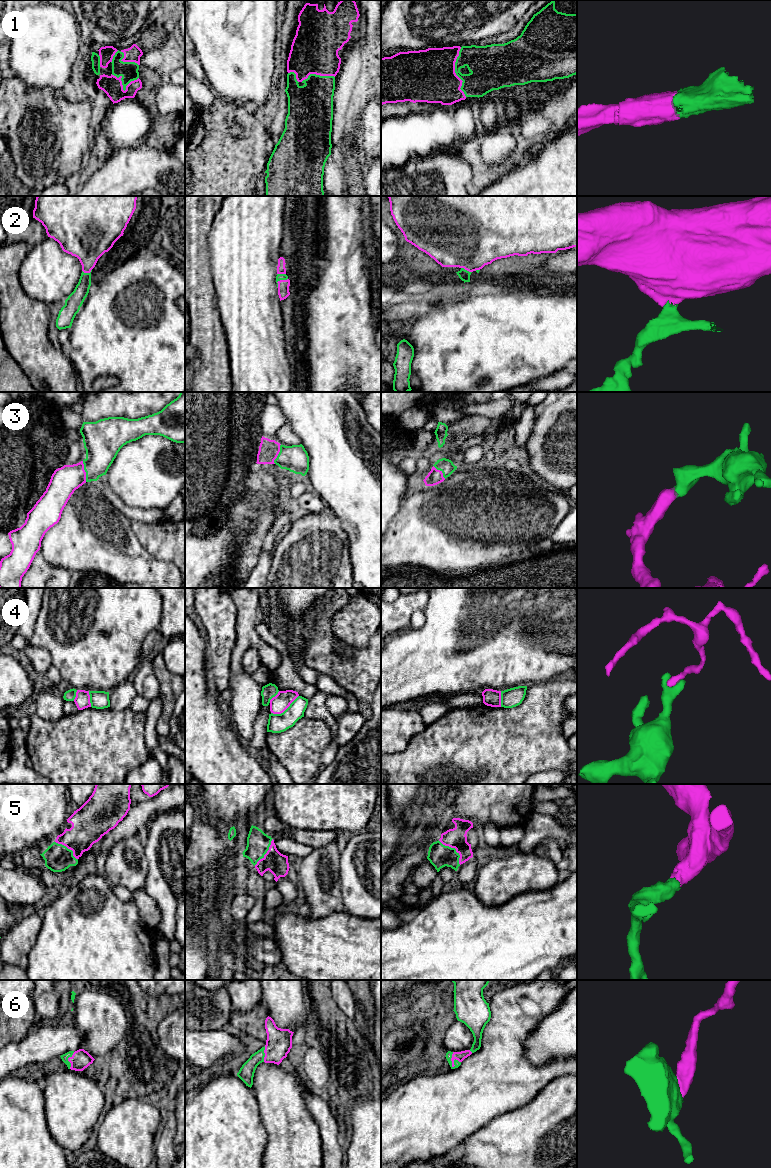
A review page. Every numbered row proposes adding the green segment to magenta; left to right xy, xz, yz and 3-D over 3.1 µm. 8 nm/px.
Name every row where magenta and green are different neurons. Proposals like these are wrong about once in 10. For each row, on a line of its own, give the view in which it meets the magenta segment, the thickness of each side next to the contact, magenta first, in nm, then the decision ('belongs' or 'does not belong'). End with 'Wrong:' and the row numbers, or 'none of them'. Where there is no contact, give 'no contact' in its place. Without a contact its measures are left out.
1: yz | 420/260 nm | belongs
2: xz | 100/50 nm | belongs
3: xy | 220/280 nm | belongs
4: xz | 140/160 nm | does not belong
5: yz | 160/190 nm | belongs
6: yz | 80/50 nm | belongs
Wrong: 4

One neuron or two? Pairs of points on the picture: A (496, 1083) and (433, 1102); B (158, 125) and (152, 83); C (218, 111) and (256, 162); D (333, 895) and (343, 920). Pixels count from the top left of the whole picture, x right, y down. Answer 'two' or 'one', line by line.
A: one
B: one
C: one
D: two

